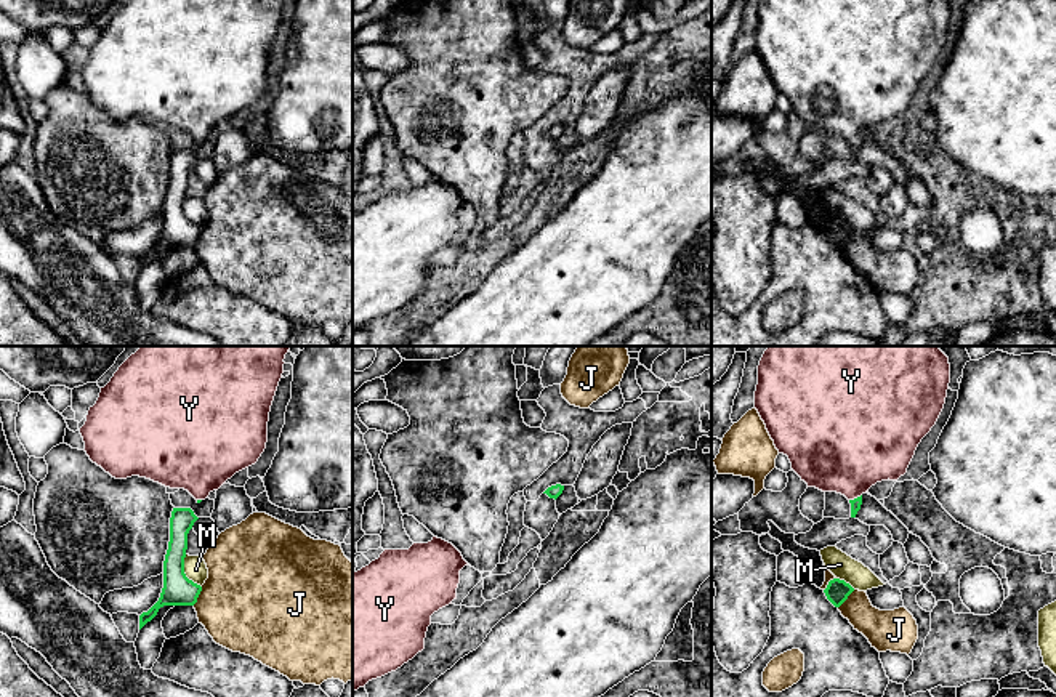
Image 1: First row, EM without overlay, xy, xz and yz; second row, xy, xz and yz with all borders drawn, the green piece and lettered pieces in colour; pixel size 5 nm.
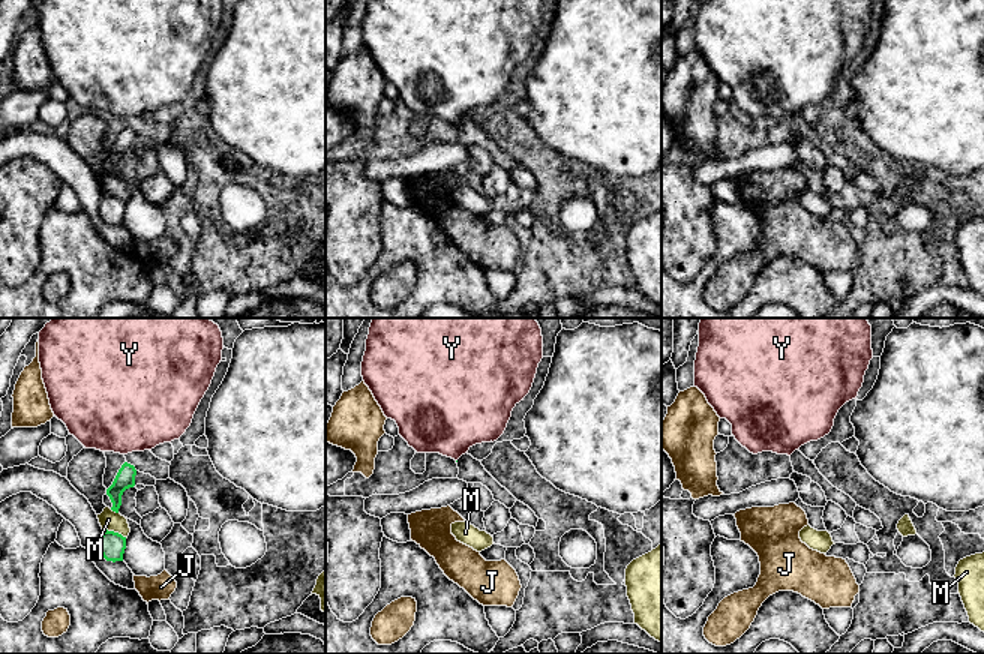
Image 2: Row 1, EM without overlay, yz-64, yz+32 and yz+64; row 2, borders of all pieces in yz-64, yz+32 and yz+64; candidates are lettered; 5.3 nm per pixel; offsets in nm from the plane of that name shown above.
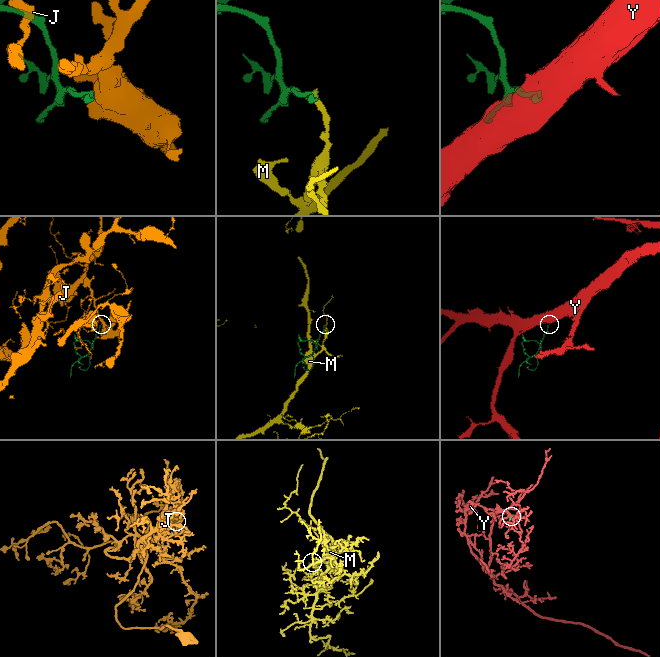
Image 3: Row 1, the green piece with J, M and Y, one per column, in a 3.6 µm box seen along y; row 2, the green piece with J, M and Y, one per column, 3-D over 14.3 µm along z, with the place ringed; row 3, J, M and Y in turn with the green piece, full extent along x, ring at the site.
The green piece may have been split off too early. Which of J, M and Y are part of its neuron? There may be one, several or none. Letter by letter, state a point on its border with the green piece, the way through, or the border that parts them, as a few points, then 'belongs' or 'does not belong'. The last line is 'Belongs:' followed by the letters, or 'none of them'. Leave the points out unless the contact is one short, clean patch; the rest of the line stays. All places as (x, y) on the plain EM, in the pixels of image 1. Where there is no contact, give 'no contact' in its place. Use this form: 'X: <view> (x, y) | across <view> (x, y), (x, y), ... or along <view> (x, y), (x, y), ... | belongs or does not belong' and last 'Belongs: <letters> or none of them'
J: xy (197, 237) | along xy (202, 228), (193, 245) | does not belong
M: xy (183, 213) | along xy (185, 196), (185, 215), (201, 228) | does not belong
Y: yz (854, 140) | across yz (856, 145), (854, 140), (850, 90) | belongs
Belongs: Y

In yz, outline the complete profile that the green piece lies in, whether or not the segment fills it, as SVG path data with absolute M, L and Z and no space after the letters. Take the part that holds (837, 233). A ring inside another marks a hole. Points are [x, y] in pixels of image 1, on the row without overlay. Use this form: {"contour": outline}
{"contour": "M840 220L830 221L827 229L824 231L827 240L835 248L840 248L852 232L854 232L854 229L849 224L846 224L844 221L840 221Z"}

